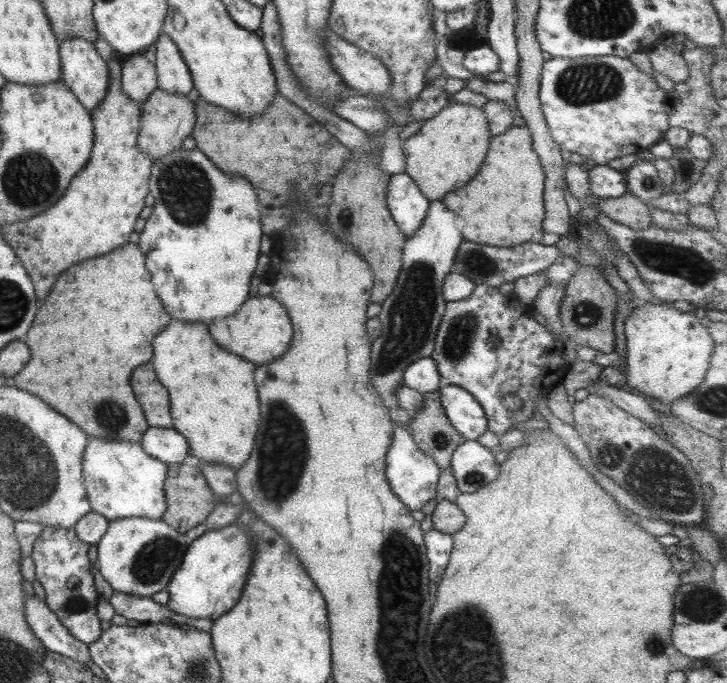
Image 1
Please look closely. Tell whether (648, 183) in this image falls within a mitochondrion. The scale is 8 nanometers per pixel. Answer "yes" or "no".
yes

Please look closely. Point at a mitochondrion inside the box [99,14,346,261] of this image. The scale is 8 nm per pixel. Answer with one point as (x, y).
(185, 188)

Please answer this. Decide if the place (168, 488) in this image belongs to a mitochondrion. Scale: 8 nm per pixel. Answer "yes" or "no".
no

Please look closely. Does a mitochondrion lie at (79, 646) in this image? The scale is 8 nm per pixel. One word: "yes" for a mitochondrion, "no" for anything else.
no

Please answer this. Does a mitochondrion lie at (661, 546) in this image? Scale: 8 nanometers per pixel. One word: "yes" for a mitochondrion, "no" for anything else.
no

